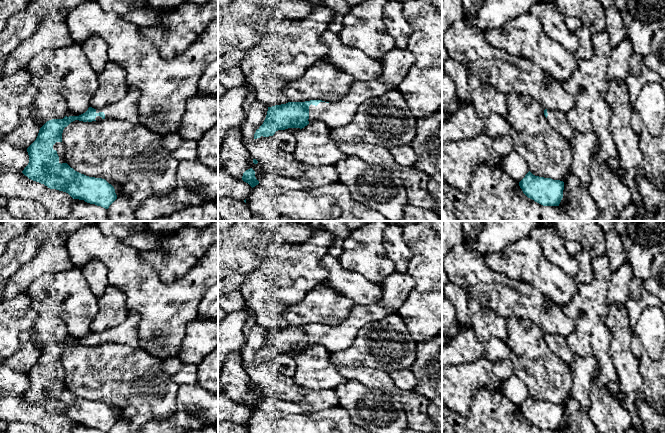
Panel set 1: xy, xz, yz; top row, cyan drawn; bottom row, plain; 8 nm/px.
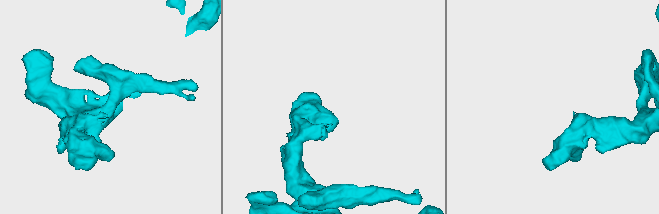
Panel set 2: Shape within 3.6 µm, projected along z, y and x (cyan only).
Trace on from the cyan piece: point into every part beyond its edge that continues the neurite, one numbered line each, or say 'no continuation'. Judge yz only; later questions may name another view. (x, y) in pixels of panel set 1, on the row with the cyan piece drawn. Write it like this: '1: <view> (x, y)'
1: yz (557, 119)

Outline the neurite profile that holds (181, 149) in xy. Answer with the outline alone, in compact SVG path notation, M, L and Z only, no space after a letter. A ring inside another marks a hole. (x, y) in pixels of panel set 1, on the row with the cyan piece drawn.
M175 133L164 135L162 142L167 151L177 160L198 160L197 141L183 139Z

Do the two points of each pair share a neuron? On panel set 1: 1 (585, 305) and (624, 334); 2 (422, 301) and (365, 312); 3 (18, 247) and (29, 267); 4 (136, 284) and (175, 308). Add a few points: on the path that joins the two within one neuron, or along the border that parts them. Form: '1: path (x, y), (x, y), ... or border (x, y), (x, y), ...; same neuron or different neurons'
1: border (607, 304), (605, 324), (611, 336), (611, 343); different neurons
2: border (414, 285), (397, 312); different neurons
3: border (43, 245), (10, 278); different neurons
4: path (146, 293), (165, 308); same neuron

